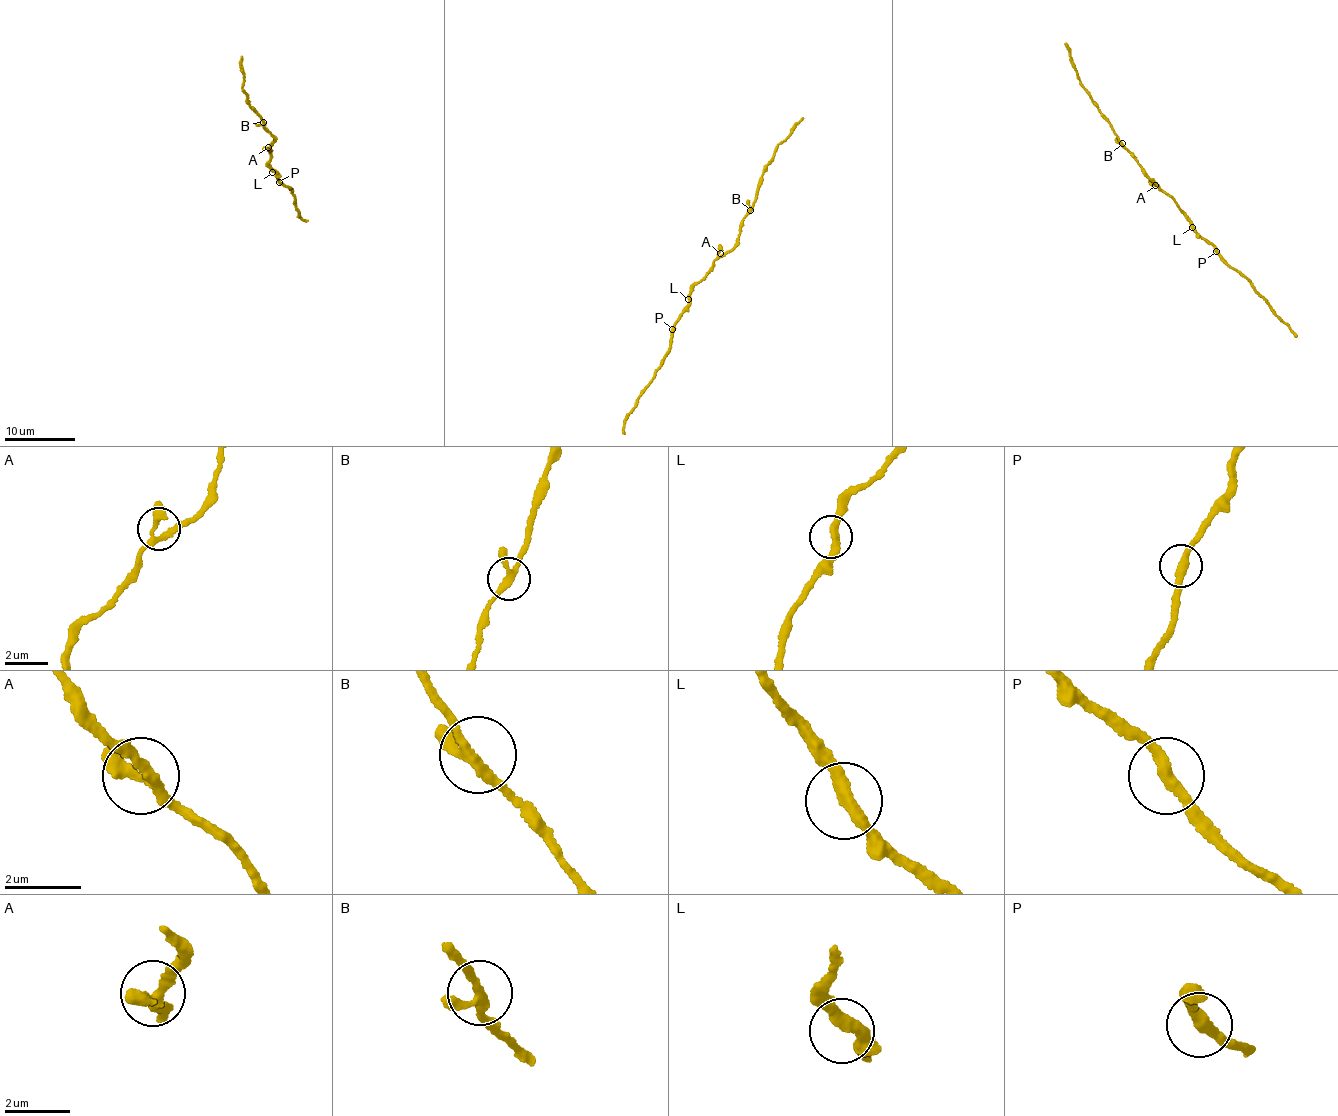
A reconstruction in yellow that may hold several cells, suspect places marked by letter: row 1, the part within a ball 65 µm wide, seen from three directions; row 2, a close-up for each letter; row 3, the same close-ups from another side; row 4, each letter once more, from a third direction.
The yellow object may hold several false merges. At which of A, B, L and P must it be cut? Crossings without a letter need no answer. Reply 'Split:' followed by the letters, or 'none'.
Split: none

